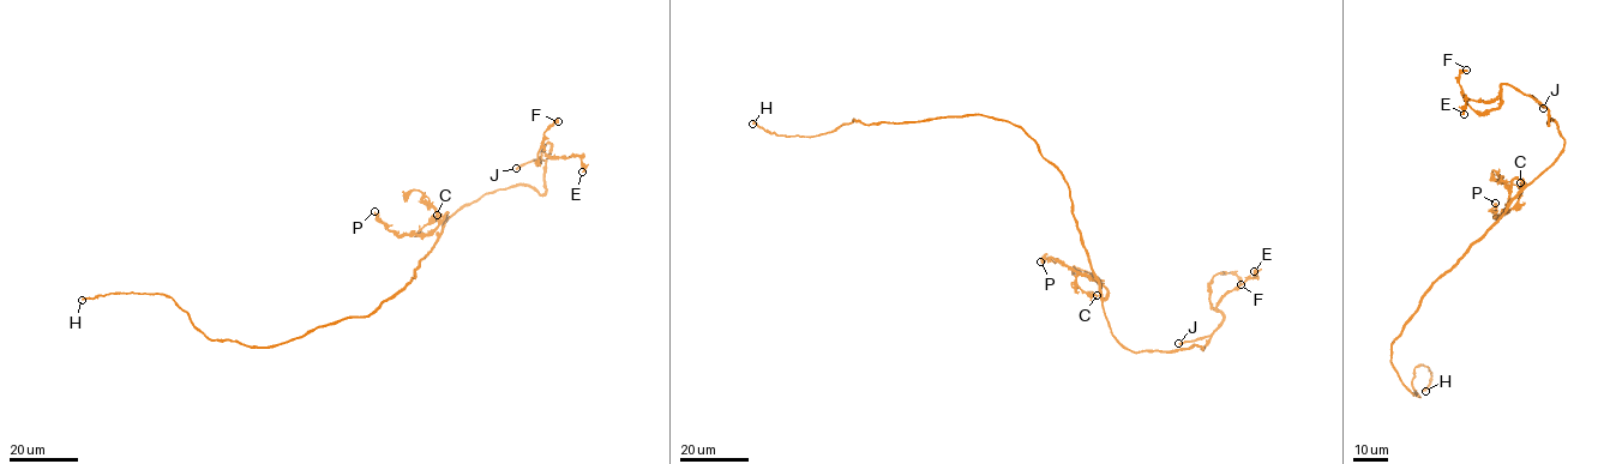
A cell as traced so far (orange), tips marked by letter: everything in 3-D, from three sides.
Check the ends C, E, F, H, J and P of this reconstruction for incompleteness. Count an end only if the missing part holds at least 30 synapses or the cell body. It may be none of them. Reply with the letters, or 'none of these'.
J

